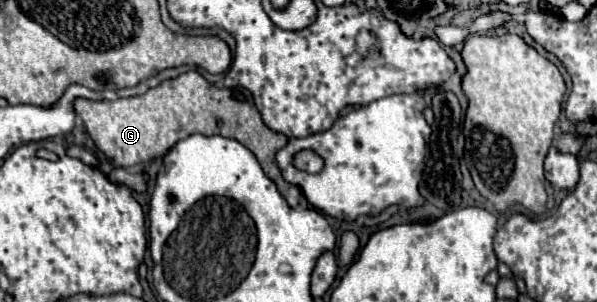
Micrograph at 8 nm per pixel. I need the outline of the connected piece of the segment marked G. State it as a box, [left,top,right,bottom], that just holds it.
[75,70,299,208]

